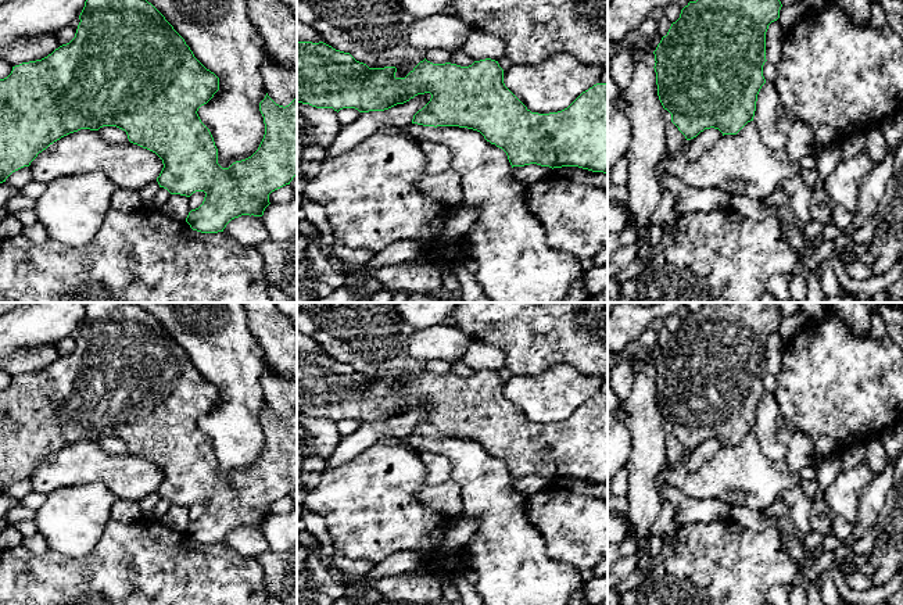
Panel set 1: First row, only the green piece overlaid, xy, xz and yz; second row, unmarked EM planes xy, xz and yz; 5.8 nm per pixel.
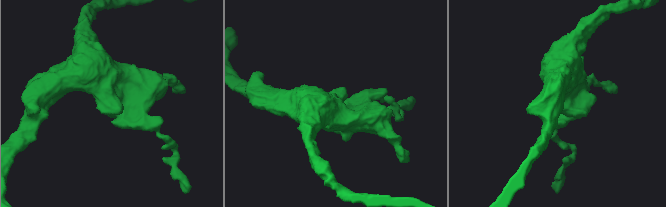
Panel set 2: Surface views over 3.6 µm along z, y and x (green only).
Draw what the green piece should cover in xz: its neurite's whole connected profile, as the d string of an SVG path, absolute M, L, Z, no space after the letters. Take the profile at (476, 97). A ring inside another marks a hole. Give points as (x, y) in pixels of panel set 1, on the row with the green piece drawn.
M297 42L297 103L316 108L355 108L359 112L384 111L404 104L418 94L430 93L430 101L419 110L412 123L423 126L459 126L480 132L487 142L502 148L513 167L537 164L549 168L578 167L592 172L608 173L608 85L596 83L583 92L567 108L538 114L531 112L504 83L504 69L498 61L485 58L469 67L456 64L433 64L420 61L405 78L395 76L395 67L369 68L356 61L350 53L333 49L319 42Z

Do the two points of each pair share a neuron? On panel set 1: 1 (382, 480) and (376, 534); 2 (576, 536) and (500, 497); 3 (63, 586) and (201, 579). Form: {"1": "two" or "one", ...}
{"1": "one", "2": "two", "3": "one"}

